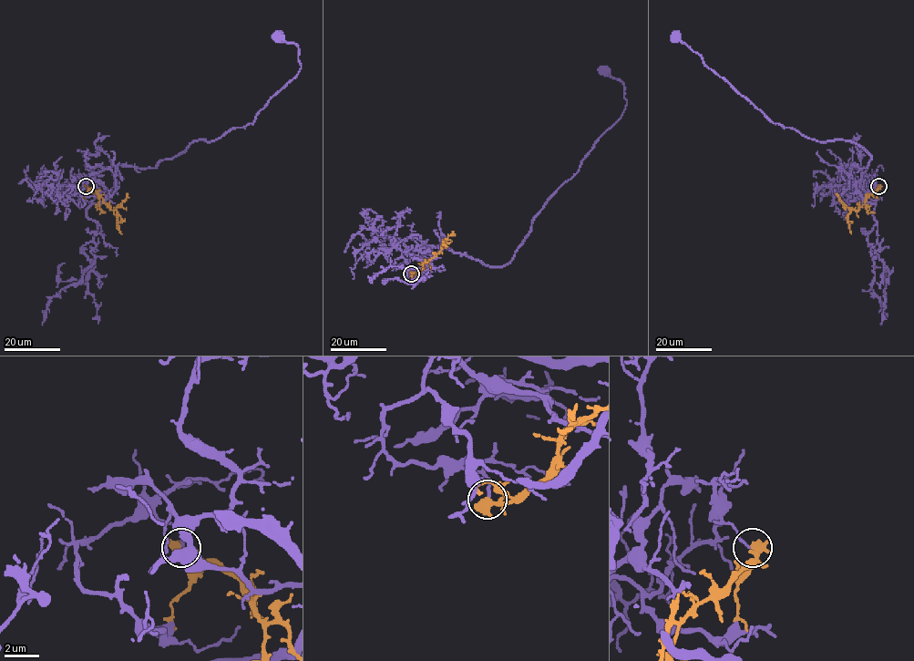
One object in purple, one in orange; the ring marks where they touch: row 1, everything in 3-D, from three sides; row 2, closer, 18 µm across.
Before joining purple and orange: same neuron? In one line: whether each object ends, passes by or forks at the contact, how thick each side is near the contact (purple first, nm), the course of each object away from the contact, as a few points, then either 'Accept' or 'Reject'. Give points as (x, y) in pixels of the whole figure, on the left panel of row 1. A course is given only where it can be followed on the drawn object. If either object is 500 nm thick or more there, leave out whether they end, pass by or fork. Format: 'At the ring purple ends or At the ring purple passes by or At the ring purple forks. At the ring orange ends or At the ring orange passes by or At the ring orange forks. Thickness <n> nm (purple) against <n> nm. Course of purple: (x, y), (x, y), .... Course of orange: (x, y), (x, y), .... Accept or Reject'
At the ring purple ends. At the ring orange passes by. Thickness 130 nm (purple) against 400 nm. Course of purple: (86, 186), (69, 191), (253, 123), (301, 68), (298, 47), (280, 36). Course of orange: (86, 186), (115, 210), (121, 234). Reject

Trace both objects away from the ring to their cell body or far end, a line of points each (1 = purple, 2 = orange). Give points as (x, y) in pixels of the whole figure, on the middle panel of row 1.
1: (412, 273), (395, 260), (416, 246), (489, 266), (511, 259), (533, 217), (620, 118), (624, 85), (605, 73)
2: (412, 274), (416, 274), (437, 253), (442, 243), (446, 246)

